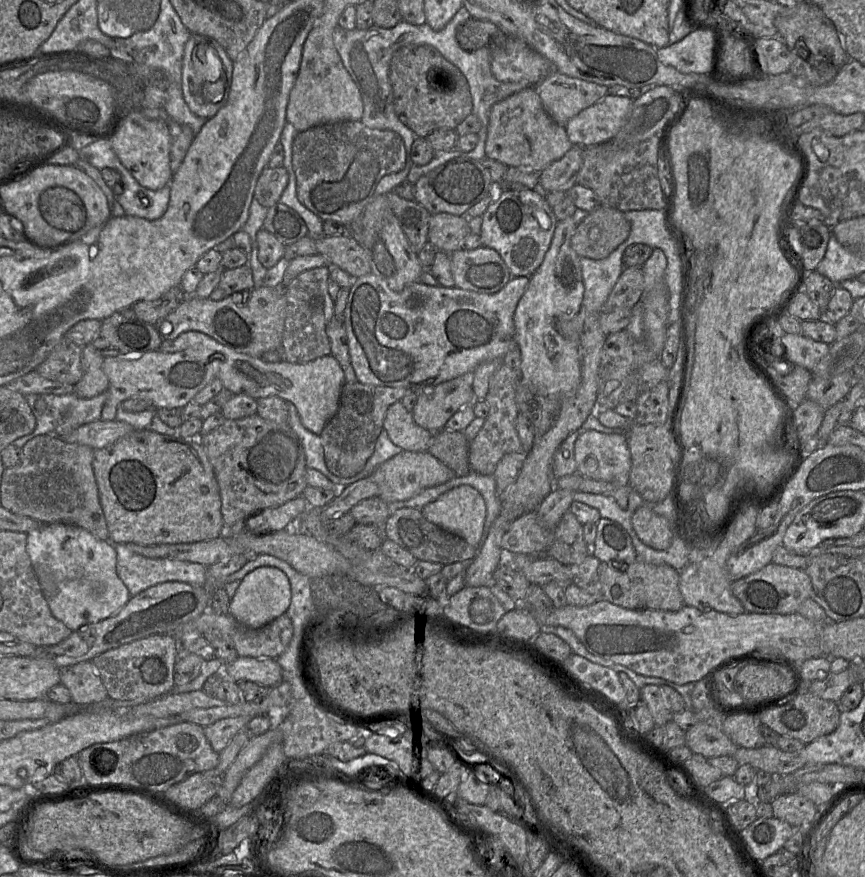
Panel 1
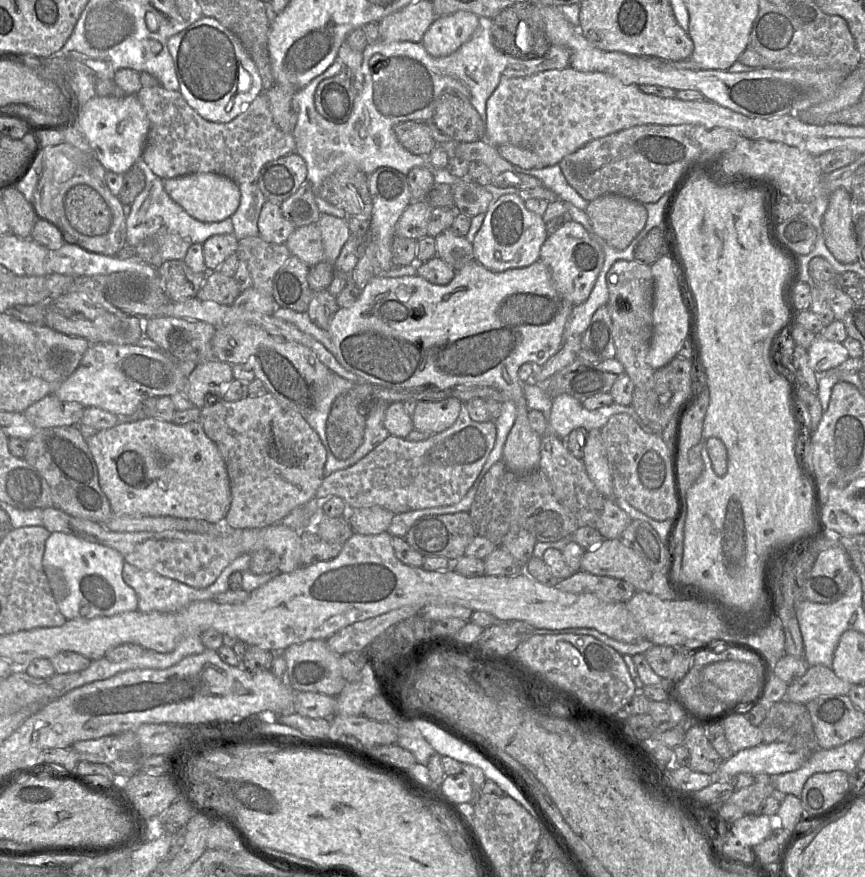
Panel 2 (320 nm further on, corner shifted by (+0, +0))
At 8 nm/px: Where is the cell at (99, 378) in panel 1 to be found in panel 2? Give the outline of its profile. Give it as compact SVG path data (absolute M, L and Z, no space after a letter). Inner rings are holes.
M49 394L29 406L23 414L37 429L78 425L85 407L78 402L65 402Z

